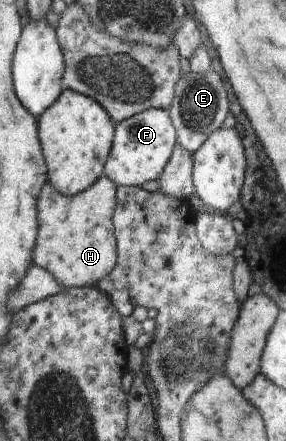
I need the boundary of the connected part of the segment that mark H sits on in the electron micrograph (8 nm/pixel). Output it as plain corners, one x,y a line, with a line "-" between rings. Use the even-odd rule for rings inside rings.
106,176
76,196
62,195
53,185
46,185
42,197
38,197
38,225
42,225
42,233
38,233
38,245
34,245
34,265
42,265
66,288
96,286
117,265
113,225
116,205
116,187

